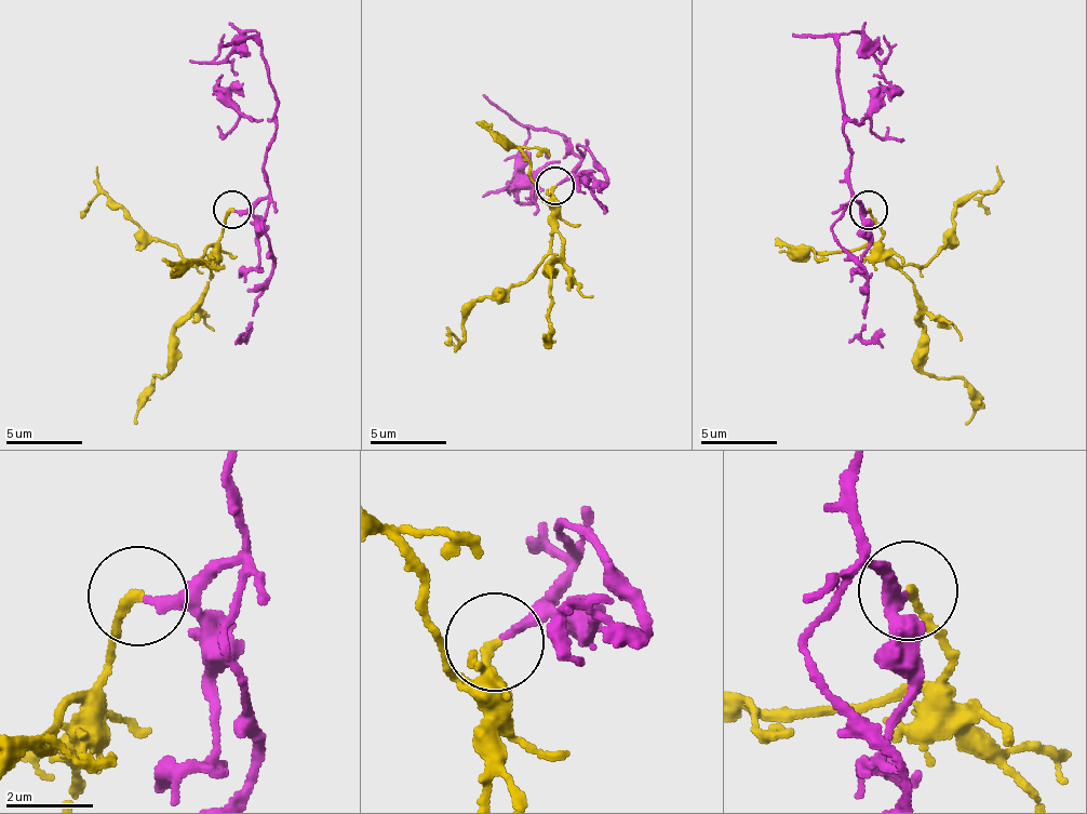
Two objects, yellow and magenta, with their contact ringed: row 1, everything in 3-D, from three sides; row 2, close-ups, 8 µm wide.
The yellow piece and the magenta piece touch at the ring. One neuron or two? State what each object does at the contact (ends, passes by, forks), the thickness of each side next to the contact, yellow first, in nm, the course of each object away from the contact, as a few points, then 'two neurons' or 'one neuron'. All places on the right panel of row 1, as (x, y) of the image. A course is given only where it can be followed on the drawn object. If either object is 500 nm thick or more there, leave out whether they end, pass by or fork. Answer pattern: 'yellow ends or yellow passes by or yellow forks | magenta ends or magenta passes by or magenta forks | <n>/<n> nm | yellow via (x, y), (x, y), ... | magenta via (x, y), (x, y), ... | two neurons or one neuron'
yellow ends | magenta ends | 200/240 nm | yellow via (868, 211), (880, 251), (911, 283), (923, 370), (968, 389), (974, 411), (964, 425) | magenta via (868, 211), (853, 197), (851, 150), (843, 130), (839, 37), (855, 31), (883, 62), (885, 36) | one neuron

